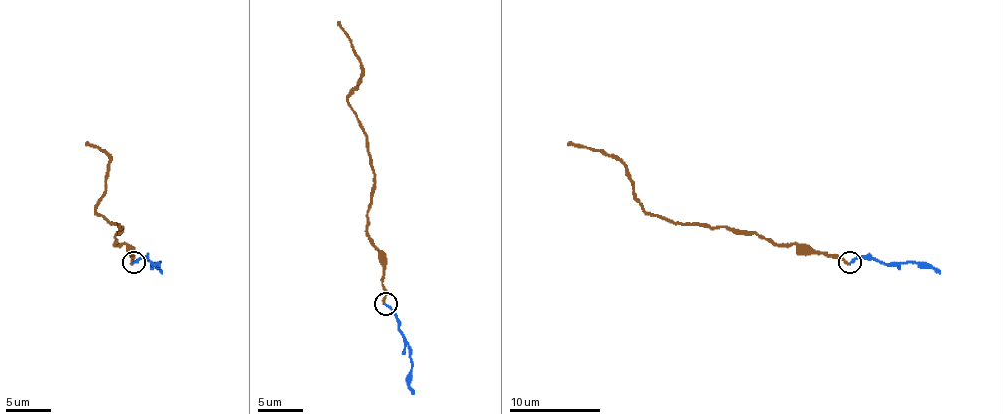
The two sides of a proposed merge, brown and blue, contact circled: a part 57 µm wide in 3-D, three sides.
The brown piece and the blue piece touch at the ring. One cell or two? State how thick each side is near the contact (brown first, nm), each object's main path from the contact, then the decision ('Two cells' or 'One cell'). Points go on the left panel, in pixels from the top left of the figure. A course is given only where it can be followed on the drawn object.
Thickness 190 nm (brown) against 220 nm. Course of brown: (131, 262), (131, 250), (116, 243), (122, 227), (95, 209), (104, 193), (109, 159), (86, 143). Course of blue: (134, 262), (143, 257), (152, 264), (159, 262), (156, 264), (161, 273). One cell

